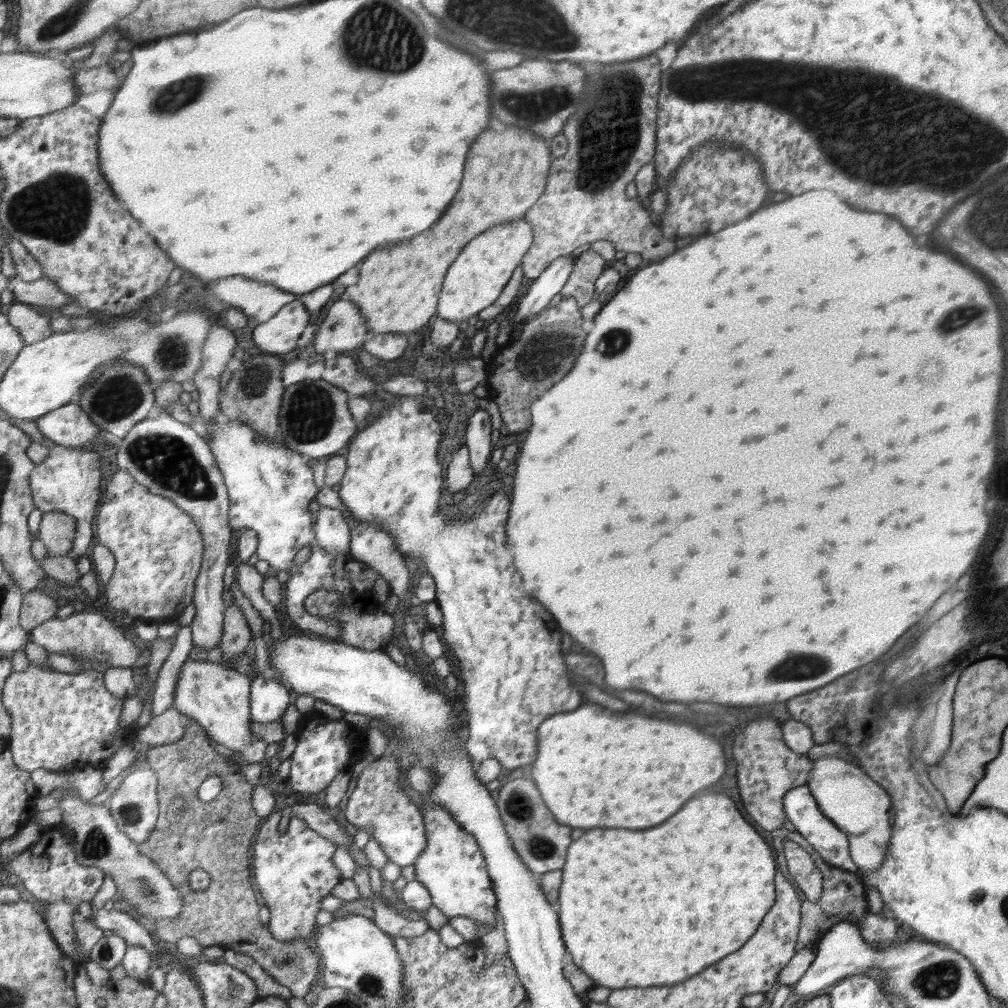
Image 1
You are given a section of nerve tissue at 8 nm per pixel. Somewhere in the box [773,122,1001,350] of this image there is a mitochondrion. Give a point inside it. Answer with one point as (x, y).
(965, 314)

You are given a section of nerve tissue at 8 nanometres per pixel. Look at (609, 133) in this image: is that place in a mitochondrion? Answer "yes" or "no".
yes

